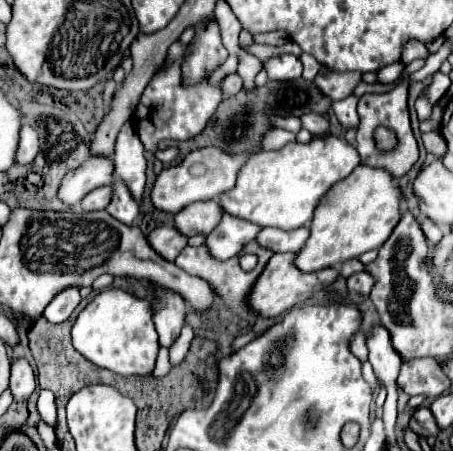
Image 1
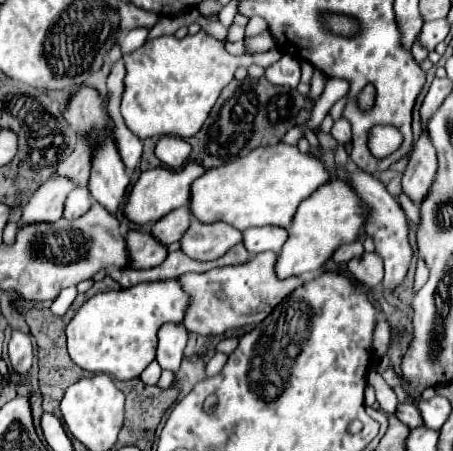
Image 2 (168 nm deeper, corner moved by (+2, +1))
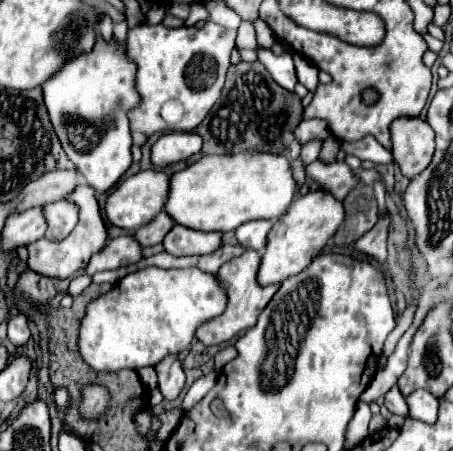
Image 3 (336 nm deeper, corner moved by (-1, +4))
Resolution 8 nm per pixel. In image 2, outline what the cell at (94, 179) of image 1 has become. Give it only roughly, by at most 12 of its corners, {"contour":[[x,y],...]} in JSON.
{"contour":[[53,175],[23,207],[19,225],[55,223],[63,215],[69,177]]}

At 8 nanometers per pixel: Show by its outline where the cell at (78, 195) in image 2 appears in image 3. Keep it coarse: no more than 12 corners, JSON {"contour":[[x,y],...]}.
{"contour":[[72,202],[44,206],[44,238],[66,238],[76,226]]}

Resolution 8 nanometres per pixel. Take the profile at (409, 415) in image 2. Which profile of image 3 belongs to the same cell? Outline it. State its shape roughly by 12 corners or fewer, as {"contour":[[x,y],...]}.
{"contour":[[398,386],[384,396],[384,406],[392,414],[408,416],[408,406]]}

